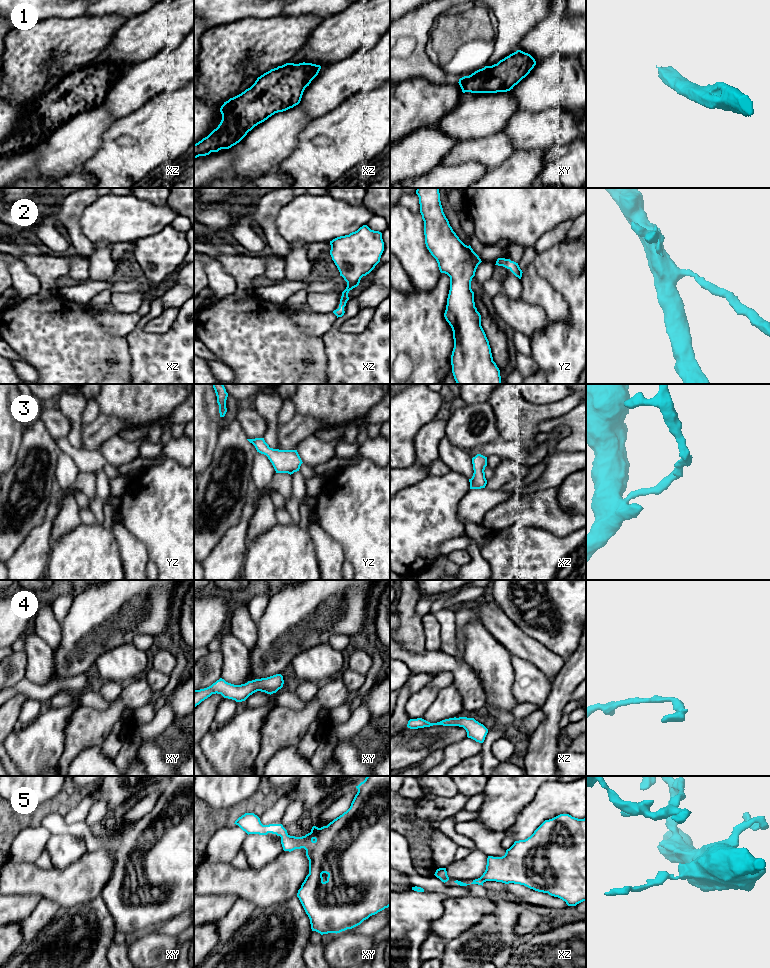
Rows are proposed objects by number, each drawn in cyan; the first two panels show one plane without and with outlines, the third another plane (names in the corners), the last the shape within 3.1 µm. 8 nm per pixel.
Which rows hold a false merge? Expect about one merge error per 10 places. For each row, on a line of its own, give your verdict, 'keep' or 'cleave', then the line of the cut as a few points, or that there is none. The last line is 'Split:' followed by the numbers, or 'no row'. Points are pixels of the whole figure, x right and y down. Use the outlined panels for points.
1: keep; no cut
2: keep; no cut
3: keep; no cut
4: keep; no cut
5: keep; no cut
Split: no row

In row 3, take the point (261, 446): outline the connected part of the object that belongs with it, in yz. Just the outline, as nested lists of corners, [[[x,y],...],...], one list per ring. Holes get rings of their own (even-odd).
[[[264,438],[247,439],[257,452],[264,454],[272,463],[276,473],[293,474],[299,471],[303,463],[297,450],[279,450],[270,448]]]

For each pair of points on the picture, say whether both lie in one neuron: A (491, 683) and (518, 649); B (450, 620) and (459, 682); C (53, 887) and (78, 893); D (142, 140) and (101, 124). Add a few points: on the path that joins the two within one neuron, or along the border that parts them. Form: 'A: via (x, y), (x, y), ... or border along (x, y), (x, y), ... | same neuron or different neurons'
A: border along (495, 638), (511, 655) | different neurons
B: border along (440, 650), (454, 657) | different neurons
C: via (59, 887), (72, 887) | same neuron
D: border along (115, 119), (103, 133), (103, 143), (99, 149) | different neurons

